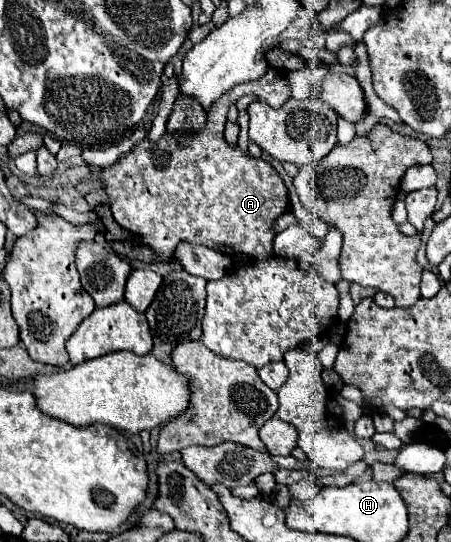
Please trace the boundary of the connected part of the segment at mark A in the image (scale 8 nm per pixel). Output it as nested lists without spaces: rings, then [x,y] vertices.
[[[269,67],[261,79],[237,85],[233,87],[233,91],[217,99],[217,103],[213,103],[213,107],[207,111],[207,127],[199,135],[165,133],[157,141],[157,145],[145,139],[137,143],[131,153],[123,155],[115,165],[105,167],[101,171],[101,181],[111,199],[111,213],[115,221],[123,229],[141,235],[143,241],[149,247],[153,247],[163,261],[171,259],[179,241],[189,241],[211,249],[221,249],[223,245],[229,245],[253,259],[265,259],[273,255],[275,233],[271,231],[271,223],[289,207],[287,187],[271,165],[247,165],[247,157],[239,149],[229,149],[229,145],[223,139],[229,107],[249,93],[255,95],[259,101],[265,101],[273,109],[281,109],[281,105],[285,105],[285,101],[291,99],[287,75],[275,67]]]

